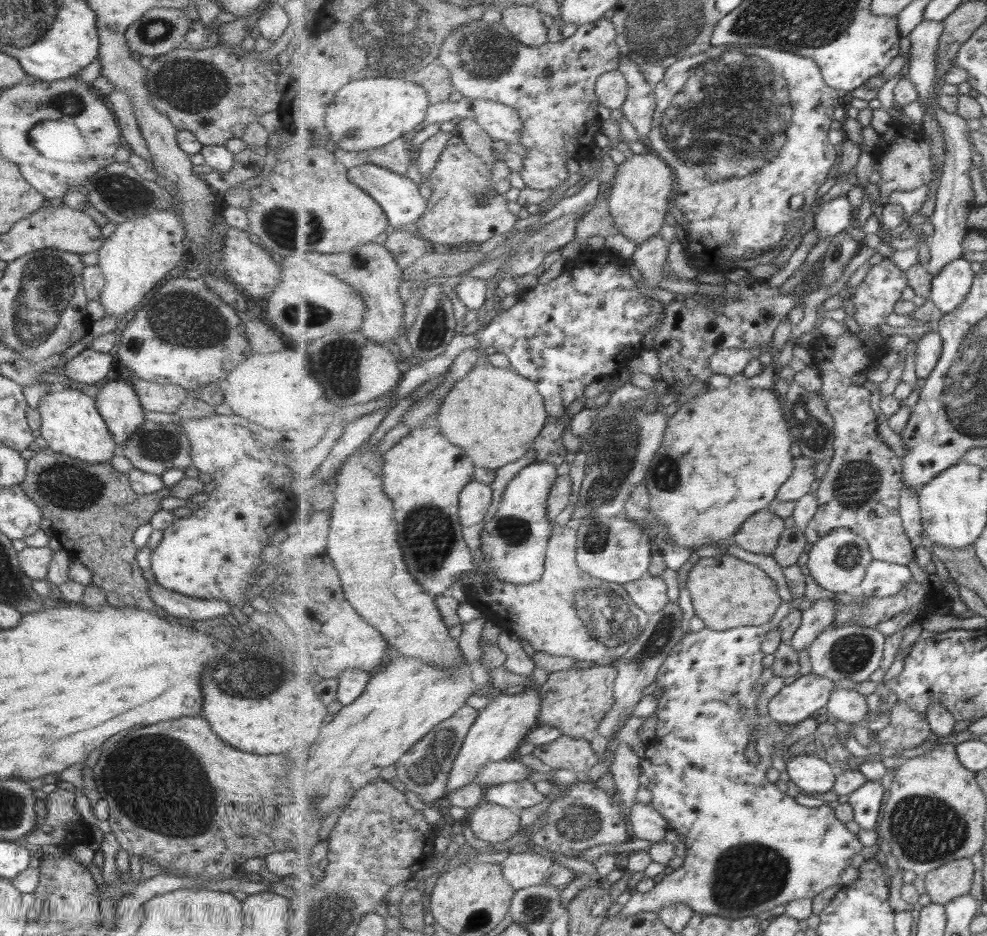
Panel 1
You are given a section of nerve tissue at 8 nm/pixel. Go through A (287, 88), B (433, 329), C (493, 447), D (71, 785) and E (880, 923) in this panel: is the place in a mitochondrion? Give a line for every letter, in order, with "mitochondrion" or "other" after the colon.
A: other
B: mitochondrion
C: other
D: other
E: other

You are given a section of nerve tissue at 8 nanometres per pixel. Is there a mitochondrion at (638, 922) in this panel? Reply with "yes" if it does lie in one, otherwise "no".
no

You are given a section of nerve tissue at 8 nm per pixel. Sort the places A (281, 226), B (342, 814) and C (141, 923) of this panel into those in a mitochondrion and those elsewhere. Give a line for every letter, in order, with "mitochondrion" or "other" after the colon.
A: mitochondrion
B: other
C: other

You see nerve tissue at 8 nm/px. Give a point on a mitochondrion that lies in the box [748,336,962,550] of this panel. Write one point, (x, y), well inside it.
(856, 482)

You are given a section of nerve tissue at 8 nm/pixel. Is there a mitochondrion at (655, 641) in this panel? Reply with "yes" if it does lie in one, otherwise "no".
yes

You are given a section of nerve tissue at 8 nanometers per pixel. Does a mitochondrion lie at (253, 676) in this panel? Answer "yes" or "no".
yes

